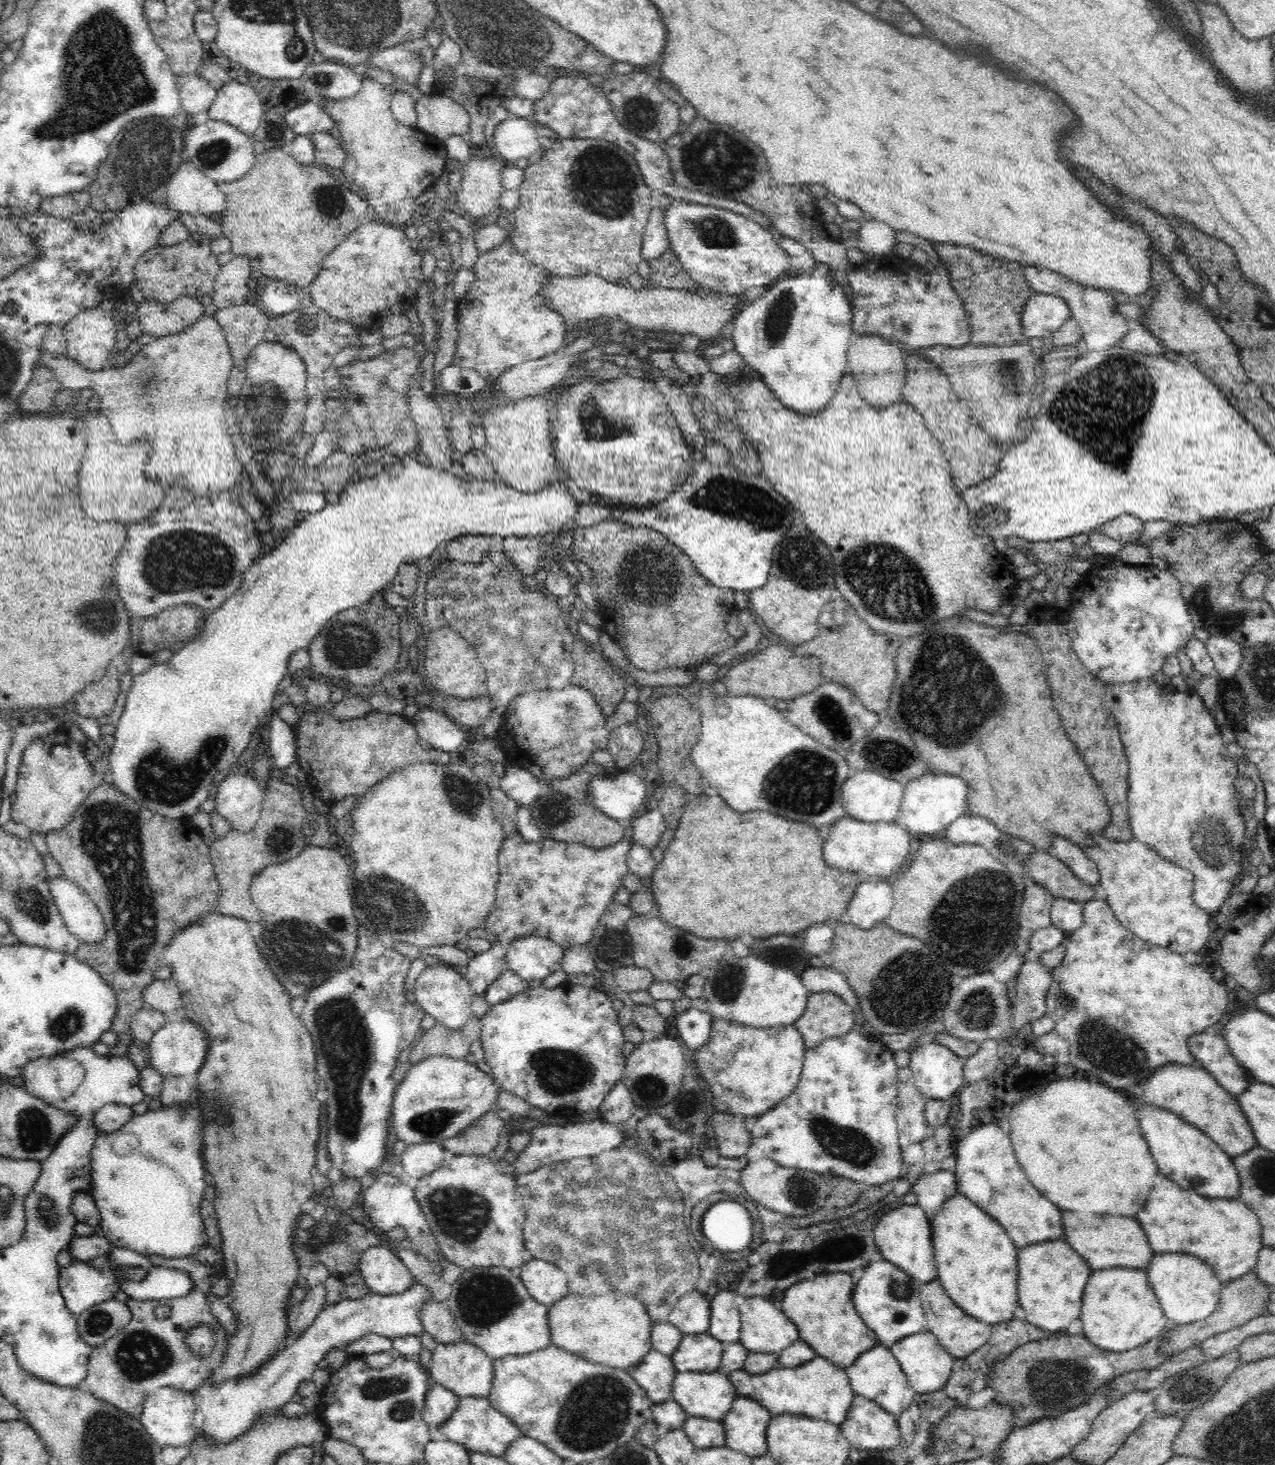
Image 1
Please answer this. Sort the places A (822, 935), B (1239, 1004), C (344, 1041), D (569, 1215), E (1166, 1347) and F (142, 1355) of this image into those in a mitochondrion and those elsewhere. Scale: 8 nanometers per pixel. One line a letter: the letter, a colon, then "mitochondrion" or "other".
A: other
B: other
C: mitochondrion
D: mitochondrion
E: other
F: mitochondrion

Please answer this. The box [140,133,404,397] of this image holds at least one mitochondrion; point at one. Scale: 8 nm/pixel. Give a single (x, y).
(212, 155)

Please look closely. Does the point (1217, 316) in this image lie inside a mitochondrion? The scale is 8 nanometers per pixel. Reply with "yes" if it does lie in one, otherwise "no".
no

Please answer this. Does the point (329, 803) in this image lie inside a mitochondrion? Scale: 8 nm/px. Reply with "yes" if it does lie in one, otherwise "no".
no

